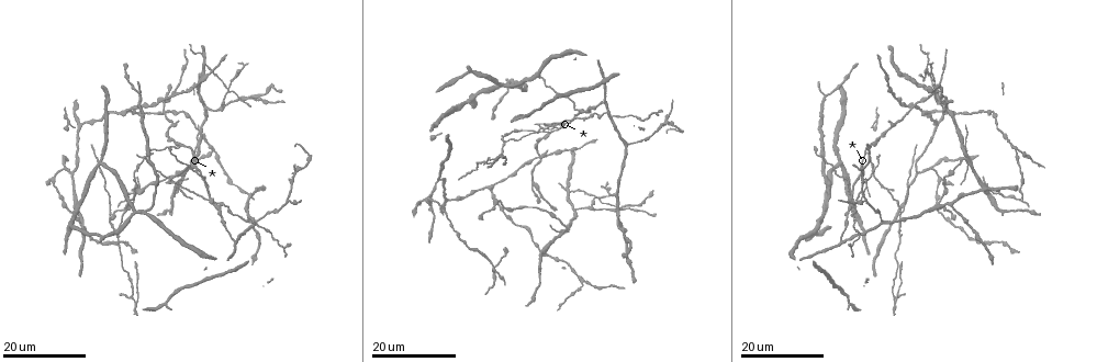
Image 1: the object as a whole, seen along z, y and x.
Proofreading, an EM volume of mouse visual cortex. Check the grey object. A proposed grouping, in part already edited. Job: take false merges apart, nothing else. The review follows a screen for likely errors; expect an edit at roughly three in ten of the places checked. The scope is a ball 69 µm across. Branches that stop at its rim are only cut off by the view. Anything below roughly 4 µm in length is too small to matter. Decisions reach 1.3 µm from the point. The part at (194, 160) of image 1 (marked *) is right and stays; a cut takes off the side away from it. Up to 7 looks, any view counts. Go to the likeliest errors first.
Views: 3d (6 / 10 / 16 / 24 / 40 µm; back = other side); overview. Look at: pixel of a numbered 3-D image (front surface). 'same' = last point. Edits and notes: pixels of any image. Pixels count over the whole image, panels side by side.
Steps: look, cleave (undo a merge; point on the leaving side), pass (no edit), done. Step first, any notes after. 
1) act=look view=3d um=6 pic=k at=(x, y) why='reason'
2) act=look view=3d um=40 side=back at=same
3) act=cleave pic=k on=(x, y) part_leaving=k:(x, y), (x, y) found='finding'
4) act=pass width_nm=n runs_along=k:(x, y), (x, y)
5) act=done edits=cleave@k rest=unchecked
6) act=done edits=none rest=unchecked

act=look view=3d um=24 pic=1 at=(851, 195) why='three-way junction'

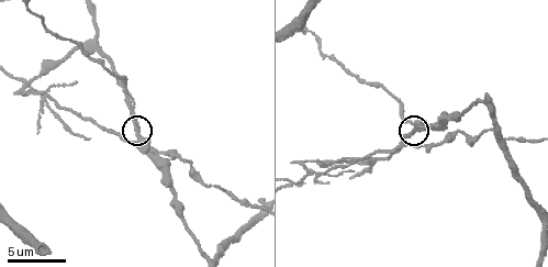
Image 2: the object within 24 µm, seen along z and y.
act=look view=3d um=10 pic=2 at=(138, 131) why='zoom in'

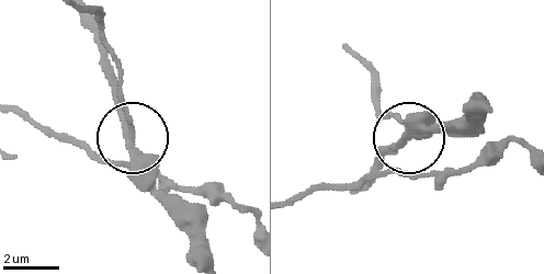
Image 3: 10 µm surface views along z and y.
act=cleave pic=3 on=(396, 118) side_arm_um=21 part_leaving=3:(132, 137), (103, 19) found='a second neuron is stuck on'

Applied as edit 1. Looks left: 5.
act=look view=overview why='redraw'

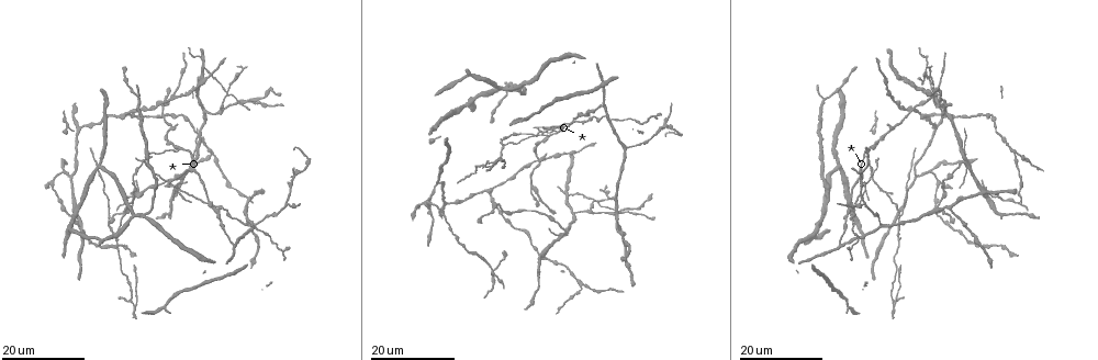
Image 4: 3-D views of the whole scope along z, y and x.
act=look view=3d um=24 pic=4 at=(537, 128) why='four or more arms meet'

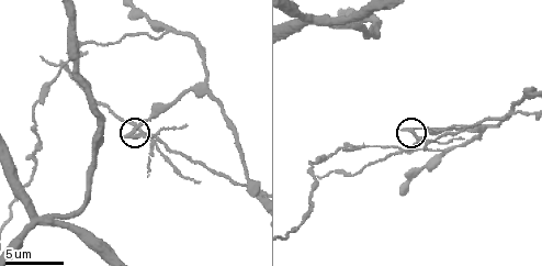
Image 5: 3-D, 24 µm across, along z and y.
act=look view=3d um=10 pic=5 at=(414, 133)

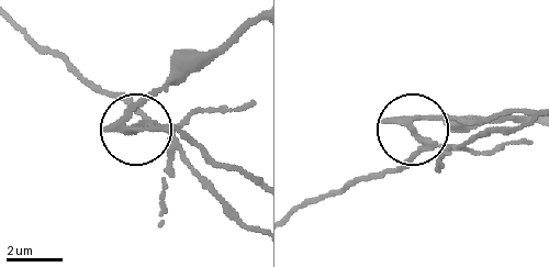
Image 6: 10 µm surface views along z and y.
act=cleave pic=6 on=(436, 146) part_leaving=6:(405, 119), (530, 112) found='a second neuron is stuck on'

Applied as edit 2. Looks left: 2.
act=done edits=cleave@3,cleave@6 rest=unchecked

